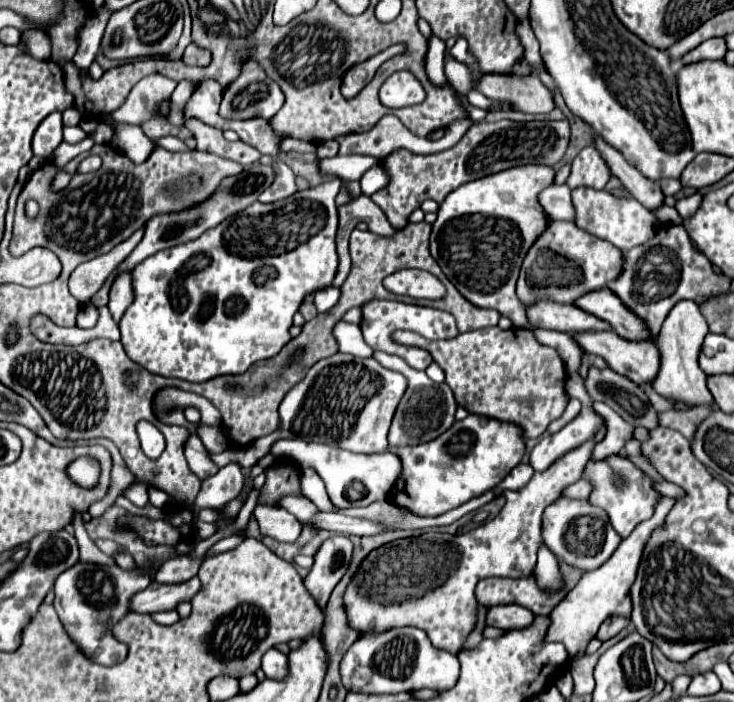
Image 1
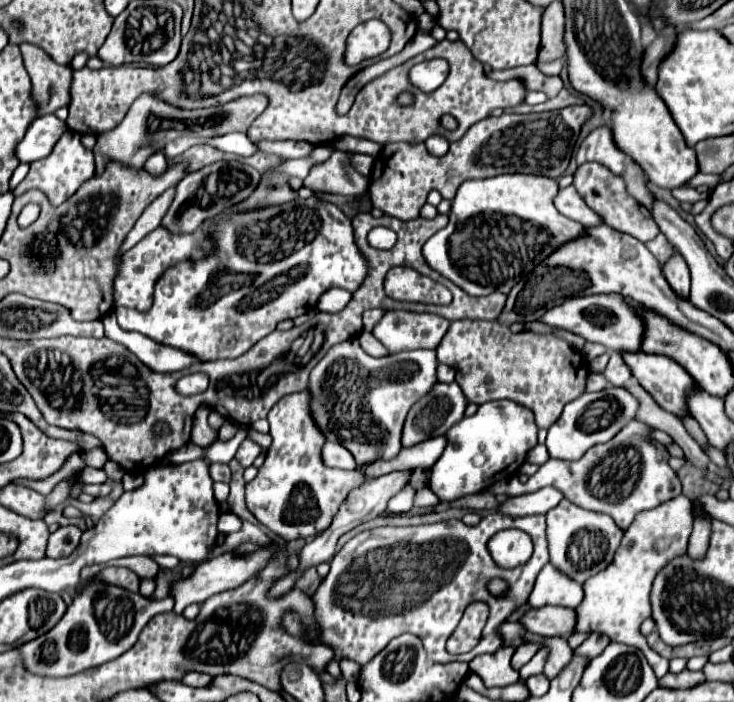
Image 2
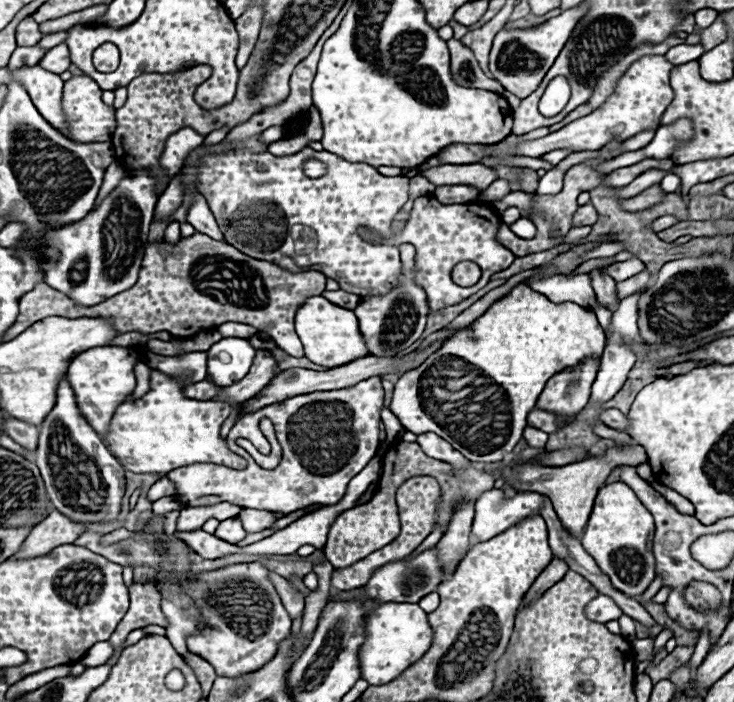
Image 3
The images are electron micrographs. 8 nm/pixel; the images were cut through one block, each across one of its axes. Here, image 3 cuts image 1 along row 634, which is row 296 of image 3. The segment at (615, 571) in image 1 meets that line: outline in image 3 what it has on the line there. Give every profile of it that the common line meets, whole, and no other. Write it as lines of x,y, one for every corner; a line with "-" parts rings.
562,274
544,276
544,278
530,280
528,286
534,292
544,294
552,302
574,302
574,304
588,308
588,310
592,310
596,304
596,296
590,286
588,274
578,274
574,278
566,278

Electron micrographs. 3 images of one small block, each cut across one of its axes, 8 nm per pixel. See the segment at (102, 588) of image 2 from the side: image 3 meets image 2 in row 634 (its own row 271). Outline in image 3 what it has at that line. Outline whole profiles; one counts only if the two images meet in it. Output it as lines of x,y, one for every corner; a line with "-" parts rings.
148,170
126,172
100,206
88,212
82,220
44,232
44,258
48,258
48,262
42,264
44,282
68,294
82,306
96,306
130,290
138,280
156,202
158,190
154,176

